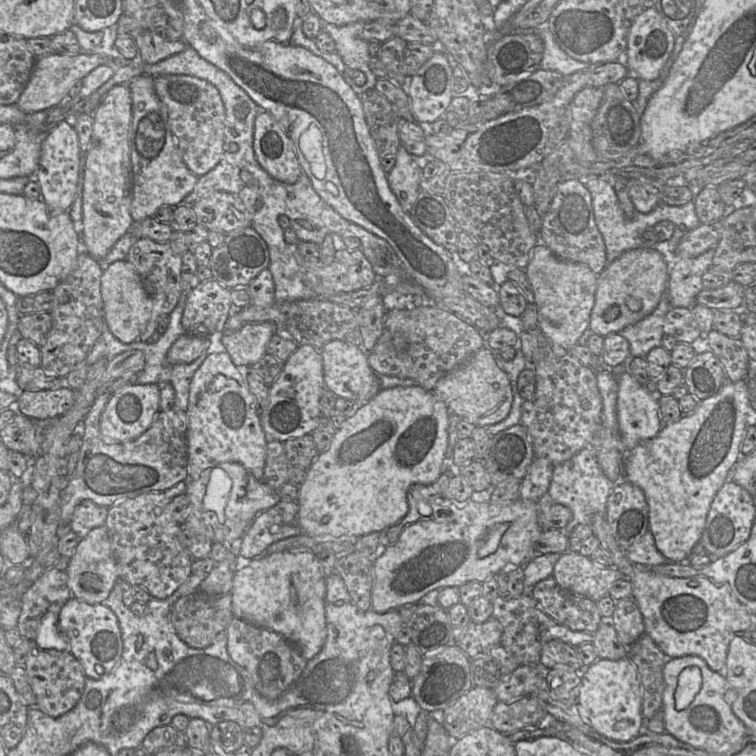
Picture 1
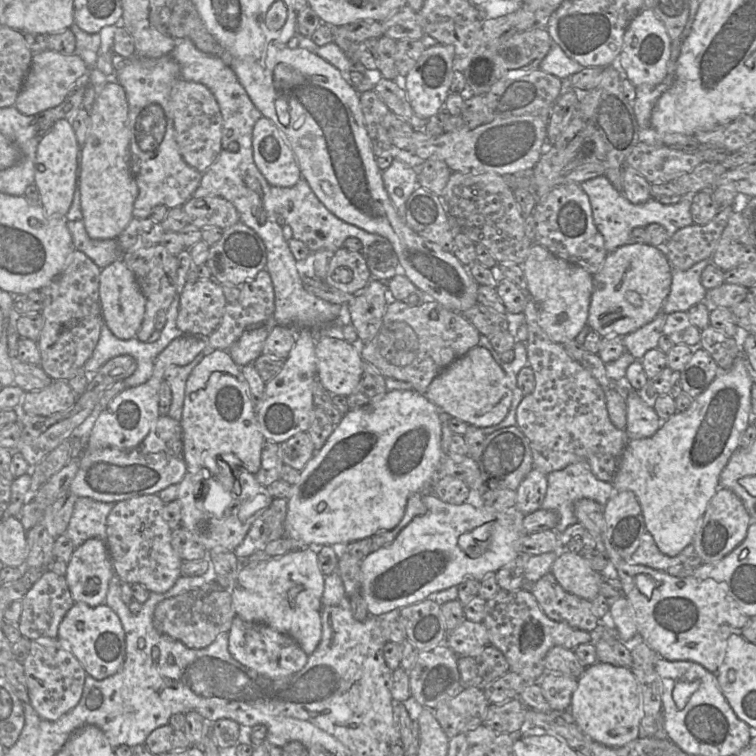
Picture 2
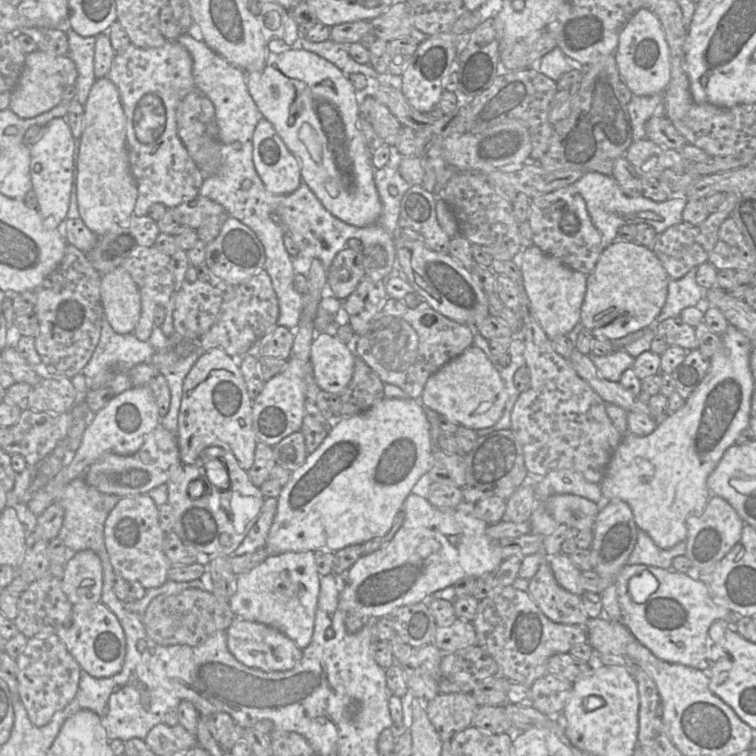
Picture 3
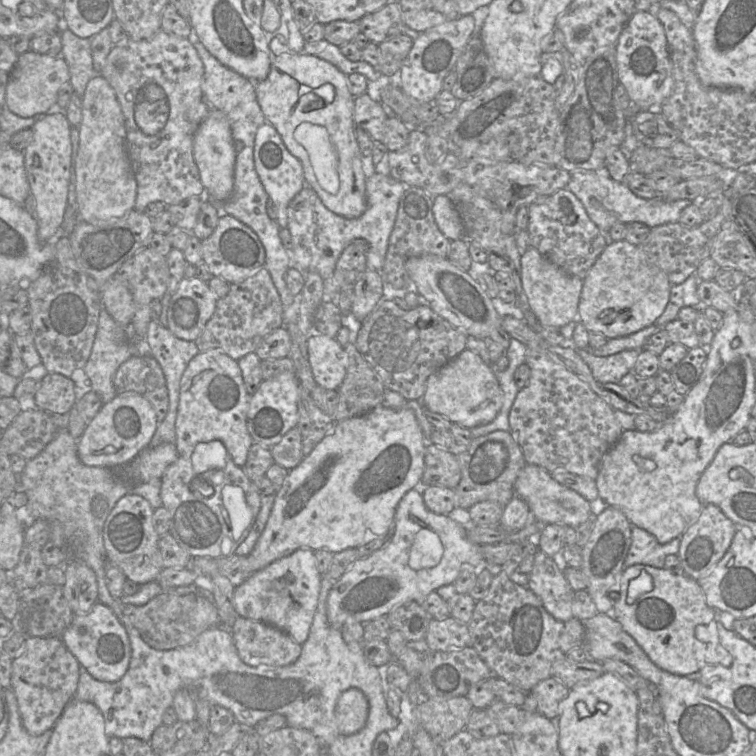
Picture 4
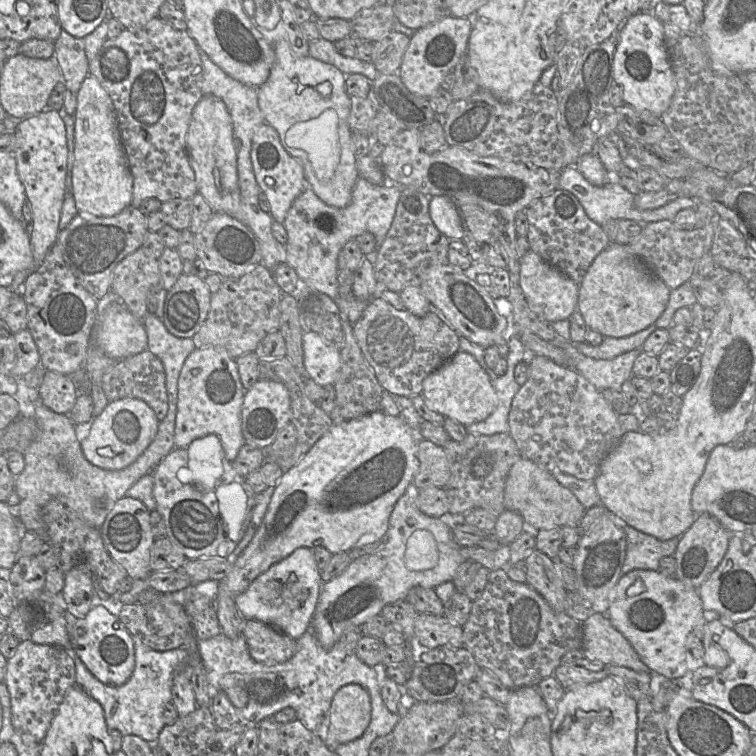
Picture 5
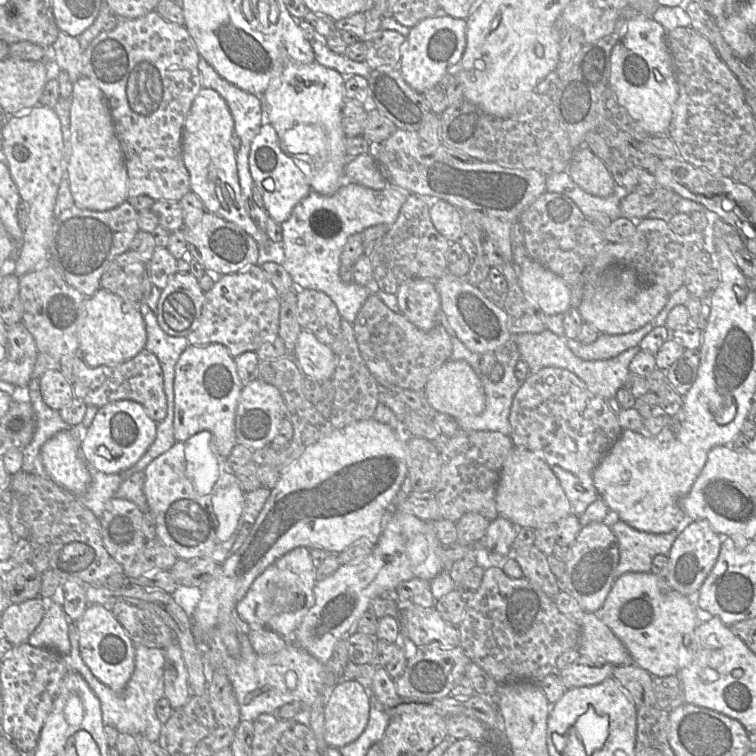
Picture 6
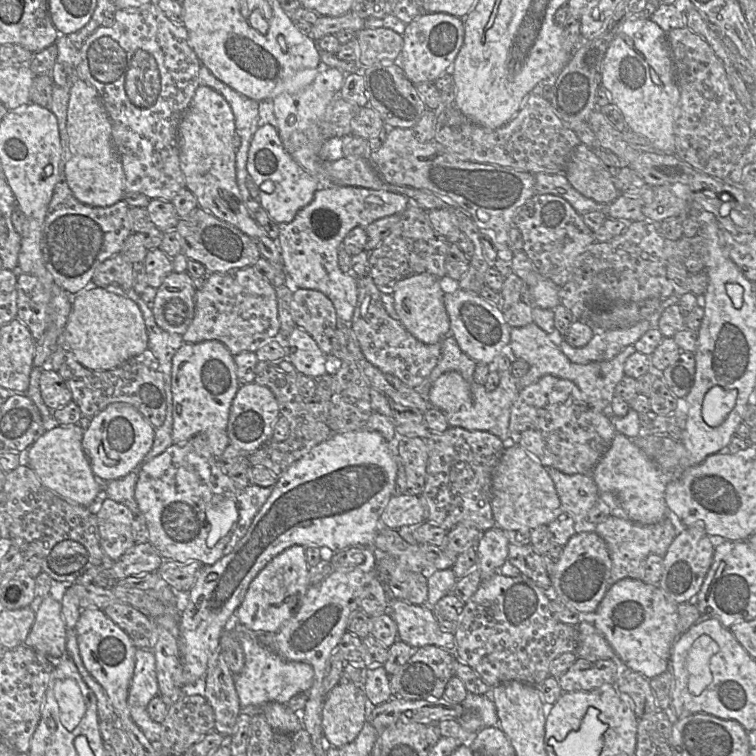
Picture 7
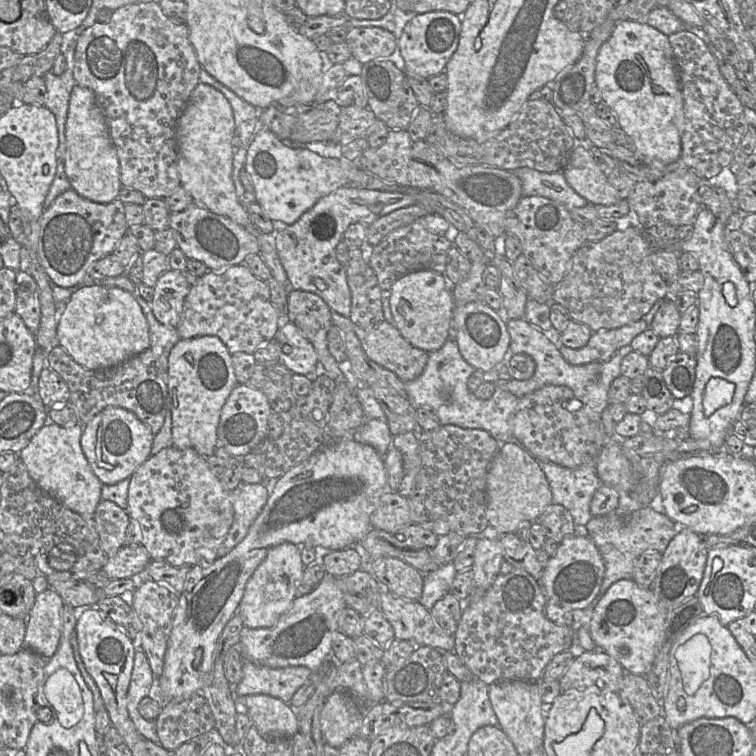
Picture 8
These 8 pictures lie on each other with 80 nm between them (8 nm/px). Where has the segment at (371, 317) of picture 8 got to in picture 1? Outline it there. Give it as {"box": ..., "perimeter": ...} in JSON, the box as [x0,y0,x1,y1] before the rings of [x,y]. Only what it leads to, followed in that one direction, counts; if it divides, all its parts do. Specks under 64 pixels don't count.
{"box":[366,305,486,391],"perimeter":[[[436,305],[393,309],[386,314],[382,333],[375,346],[366,353],[368,363],[377,375],[410,378],[425,390],[433,391],[444,374],[484,347],[486,335],[458,315]]]}

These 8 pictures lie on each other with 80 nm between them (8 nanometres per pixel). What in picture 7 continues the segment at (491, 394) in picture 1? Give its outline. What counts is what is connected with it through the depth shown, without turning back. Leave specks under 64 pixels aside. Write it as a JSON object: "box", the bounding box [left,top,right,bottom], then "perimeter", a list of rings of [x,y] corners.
{"box":[427,372,472,413],"perimeter":[[[446,372],[433,383],[427,400],[444,413],[465,410],[472,403],[470,384],[458,372]]]}

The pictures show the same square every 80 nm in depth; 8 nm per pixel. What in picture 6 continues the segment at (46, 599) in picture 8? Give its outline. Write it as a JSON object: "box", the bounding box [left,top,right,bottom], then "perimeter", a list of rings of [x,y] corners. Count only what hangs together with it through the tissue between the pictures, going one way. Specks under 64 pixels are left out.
{"box":[27,601,70,656],"perimeter":[[[50,601],[40,624],[27,642],[32,646],[48,648],[67,656],[70,653],[69,619],[63,606]]]}

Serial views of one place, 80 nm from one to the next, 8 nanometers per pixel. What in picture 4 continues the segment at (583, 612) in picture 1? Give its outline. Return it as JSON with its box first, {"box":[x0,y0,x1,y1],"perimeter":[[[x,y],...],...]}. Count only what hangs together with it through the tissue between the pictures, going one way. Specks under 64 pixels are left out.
{"box":[527,550,575,621],"perimeter":[[[540,550],[535,553],[527,586],[556,620],[569,621],[574,618],[572,603],[575,591],[554,559]]]}

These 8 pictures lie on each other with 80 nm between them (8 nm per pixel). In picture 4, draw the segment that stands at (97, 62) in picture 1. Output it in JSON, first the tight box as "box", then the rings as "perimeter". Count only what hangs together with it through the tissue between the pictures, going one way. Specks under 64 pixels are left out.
{"box":[5,51,70,118],"perimeter":[[[27,51],[18,55],[5,92],[5,106],[22,118],[45,115],[56,104],[63,84],[69,82],[70,75],[66,62],[61,56],[48,56]]]}

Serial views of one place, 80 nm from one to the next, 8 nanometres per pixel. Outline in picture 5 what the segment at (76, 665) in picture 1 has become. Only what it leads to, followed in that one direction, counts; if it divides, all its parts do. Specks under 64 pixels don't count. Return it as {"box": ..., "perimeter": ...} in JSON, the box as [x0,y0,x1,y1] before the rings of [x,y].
{"box":[4,641,75,744],"perimeter":[[[20,641],[14,654],[7,659],[4,683],[10,695],[12,724],[25,744],[42,744],[51,722],[68,688],[75,684],[75,665],[70,653],[60,646]]]}

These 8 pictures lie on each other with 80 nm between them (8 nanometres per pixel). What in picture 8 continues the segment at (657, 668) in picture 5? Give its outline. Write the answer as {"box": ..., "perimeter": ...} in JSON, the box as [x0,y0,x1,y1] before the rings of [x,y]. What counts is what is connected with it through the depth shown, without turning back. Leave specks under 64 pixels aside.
{"box":[589,579,672,676],"perimeter":[[[622,579],[613,583],[595,606],[589,632],[597,648],[617,660],[625,672],[645,676],[665,642],[668,610],[672,609],[665,608],[650,588],[642,588],[632,579]]]}

